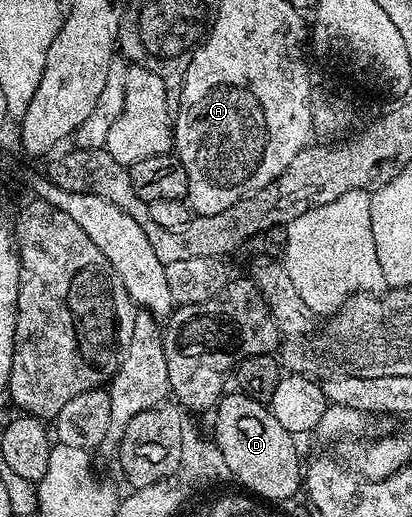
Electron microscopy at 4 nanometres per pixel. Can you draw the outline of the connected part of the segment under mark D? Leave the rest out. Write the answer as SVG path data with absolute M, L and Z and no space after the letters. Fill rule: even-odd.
M234 390L231 396L226 394L219 399L213 416L213 443L218 449L218 454L222 456L225 465L228 466L233 479L237 482L239 480L247 488L243 488L247 493L266 501L290 500L297 492L300 492L304 484L304 460L302 464L301 458L298 457L298 448L294 445L296 436L280 426L263 401L257 400L255 396L247 396L241 390Z

